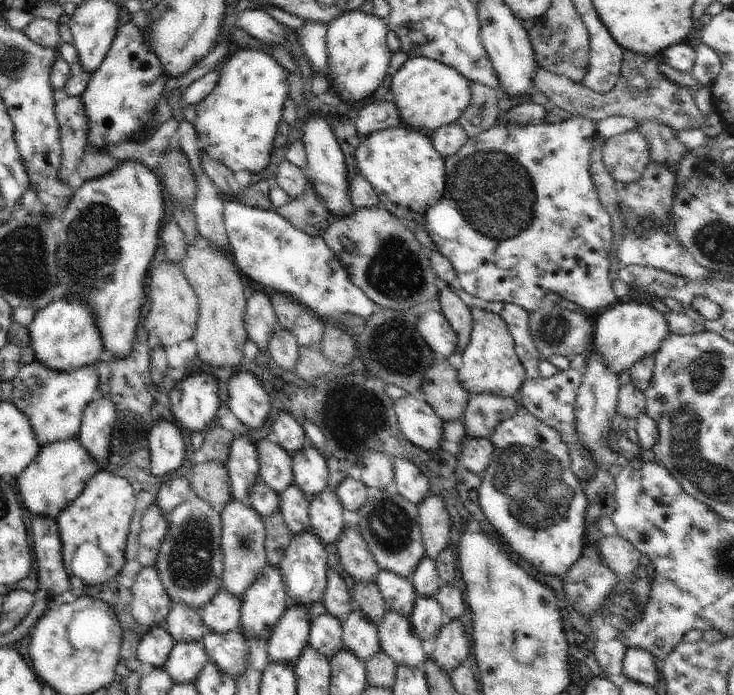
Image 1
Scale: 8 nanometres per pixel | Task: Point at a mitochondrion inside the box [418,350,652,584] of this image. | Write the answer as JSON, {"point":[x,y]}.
{"point":[538,492]}

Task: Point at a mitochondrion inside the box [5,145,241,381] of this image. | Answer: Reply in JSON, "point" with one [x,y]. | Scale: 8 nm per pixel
{"point":[93,237]}

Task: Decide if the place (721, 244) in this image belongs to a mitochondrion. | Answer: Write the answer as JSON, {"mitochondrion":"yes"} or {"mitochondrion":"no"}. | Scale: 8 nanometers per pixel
{"mitochondrion":"yes"}

